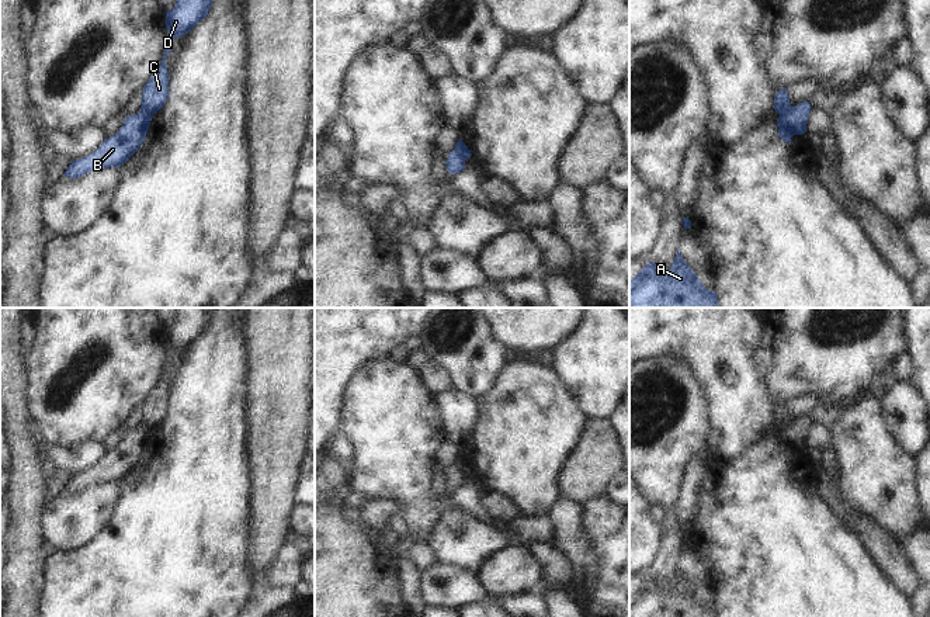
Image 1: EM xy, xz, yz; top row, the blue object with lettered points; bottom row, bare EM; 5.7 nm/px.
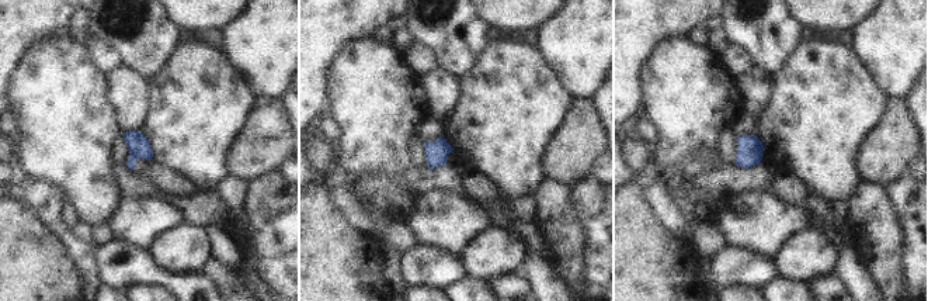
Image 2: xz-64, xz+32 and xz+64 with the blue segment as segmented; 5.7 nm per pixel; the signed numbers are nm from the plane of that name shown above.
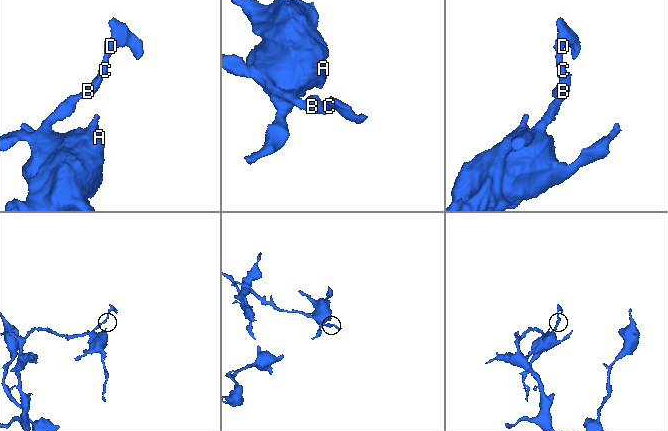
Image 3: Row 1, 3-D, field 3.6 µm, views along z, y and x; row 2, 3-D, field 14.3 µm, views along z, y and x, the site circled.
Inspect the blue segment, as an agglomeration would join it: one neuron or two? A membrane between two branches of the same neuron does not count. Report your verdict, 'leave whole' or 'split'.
split

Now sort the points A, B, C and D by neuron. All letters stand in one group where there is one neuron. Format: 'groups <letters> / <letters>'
groups A B / C D

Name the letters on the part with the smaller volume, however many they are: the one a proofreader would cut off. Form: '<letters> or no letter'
C, D.

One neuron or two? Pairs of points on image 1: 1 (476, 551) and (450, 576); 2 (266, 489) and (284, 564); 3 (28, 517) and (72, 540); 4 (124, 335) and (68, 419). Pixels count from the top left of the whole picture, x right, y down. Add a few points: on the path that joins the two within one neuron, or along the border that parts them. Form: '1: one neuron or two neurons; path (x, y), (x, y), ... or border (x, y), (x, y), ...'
1: two neurons; border (439, 561), (458, 564), (478, 574)
2: two neurons; border (295, 538), (280, 553), (269, 569), (266, 581)
3: two neurons; border (44, 503), (41, 515), (42, 537), (55, 550)
4: one neuron; path (111, 356), (75, 398)

